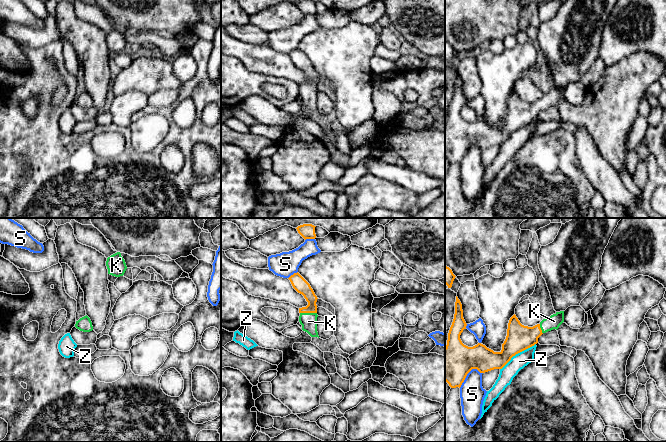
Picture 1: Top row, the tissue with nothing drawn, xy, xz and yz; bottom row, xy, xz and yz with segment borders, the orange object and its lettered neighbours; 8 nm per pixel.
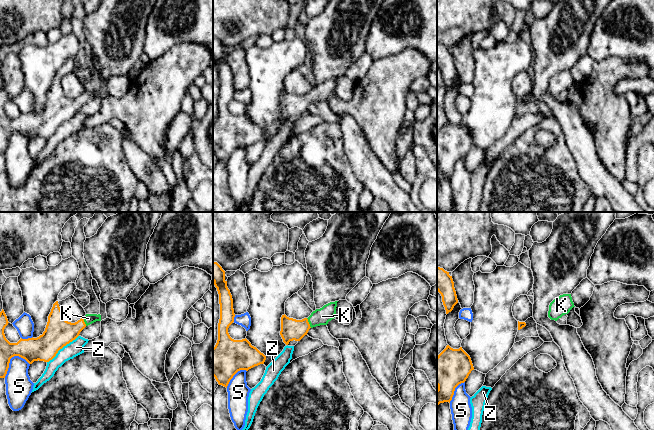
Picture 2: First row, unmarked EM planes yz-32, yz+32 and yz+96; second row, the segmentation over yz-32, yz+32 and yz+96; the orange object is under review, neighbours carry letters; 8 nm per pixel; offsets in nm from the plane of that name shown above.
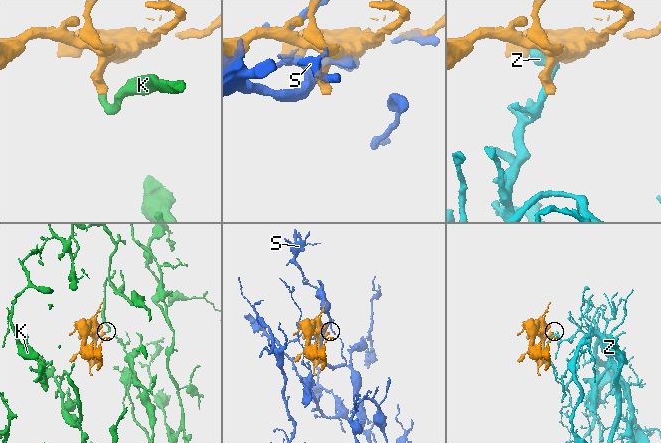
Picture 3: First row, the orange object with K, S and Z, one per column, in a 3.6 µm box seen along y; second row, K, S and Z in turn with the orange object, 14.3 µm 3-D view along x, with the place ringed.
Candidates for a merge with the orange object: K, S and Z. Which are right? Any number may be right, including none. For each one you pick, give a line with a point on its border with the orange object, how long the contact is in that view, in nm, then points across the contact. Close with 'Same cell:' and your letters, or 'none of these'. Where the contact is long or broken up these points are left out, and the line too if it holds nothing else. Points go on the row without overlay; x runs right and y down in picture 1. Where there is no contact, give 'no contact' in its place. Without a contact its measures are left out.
K: meets orange in xz at (308, 88); contact 140 nm long; runs through xz (299, 59), (311, 74), (308, 88), (308, 97)
Same cell: K

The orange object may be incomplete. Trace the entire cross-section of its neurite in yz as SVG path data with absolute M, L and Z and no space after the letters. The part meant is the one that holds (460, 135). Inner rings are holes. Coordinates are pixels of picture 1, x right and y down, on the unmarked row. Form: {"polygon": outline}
{"polygon": "M456 72L454 95L445 123L445 157L451 164L460 164L472 145L480 149L502 145L513 132L537 120L543 109L557 106L563 98L564 87L556 88L533 103L522 101L514 90L509 96L500 128L494 128L481 119L468 123L460 115L467 100L463 94L462 80Z"}

